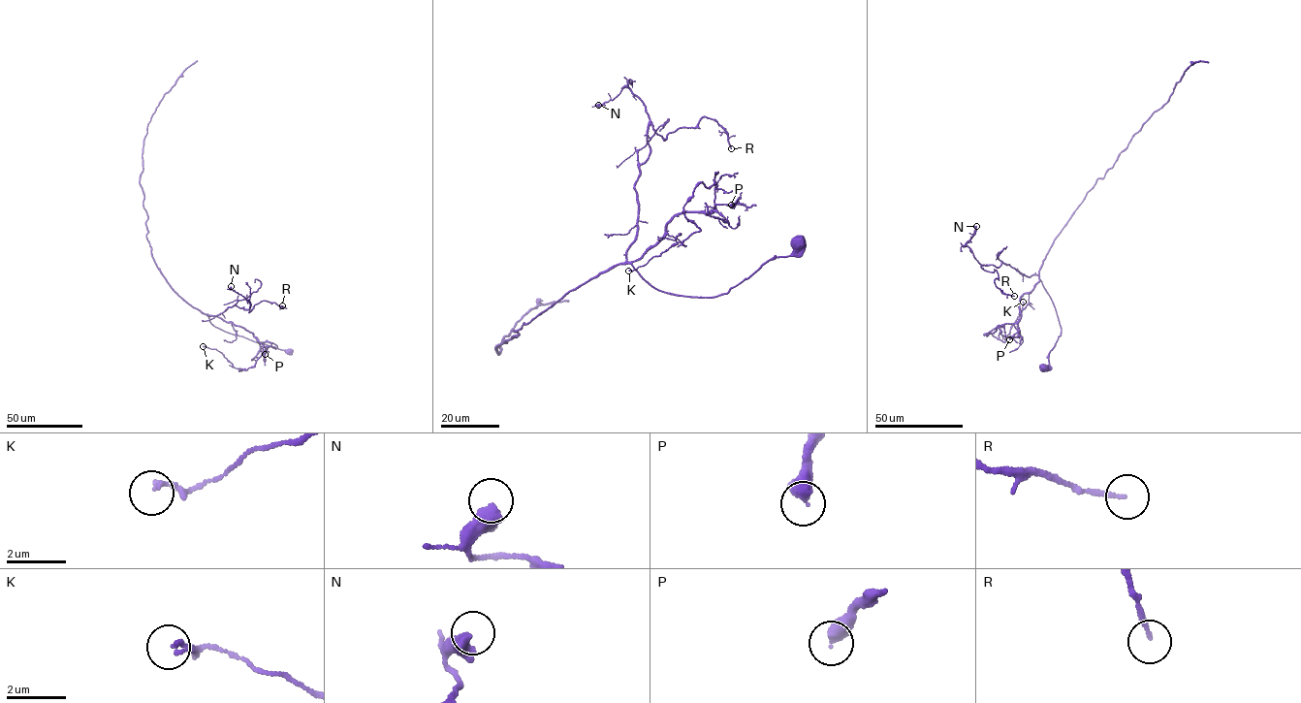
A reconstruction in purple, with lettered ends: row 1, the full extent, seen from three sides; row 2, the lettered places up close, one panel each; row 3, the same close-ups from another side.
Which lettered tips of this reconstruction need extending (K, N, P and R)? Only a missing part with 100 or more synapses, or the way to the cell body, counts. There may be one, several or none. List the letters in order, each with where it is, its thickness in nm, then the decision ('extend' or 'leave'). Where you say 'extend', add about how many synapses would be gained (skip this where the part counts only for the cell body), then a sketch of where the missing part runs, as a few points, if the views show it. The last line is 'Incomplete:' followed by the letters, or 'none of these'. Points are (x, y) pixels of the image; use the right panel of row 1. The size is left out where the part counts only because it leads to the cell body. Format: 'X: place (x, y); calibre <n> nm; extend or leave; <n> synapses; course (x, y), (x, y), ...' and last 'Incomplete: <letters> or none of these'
K: place (1023, 302); calibre 160 nm; leave
N: place (976, 226); calibre 550 nm; leave
P: place (1009, 339); calibre 500 nm; leave
R: place (1014, 296); calibre 120 nm; leave
Incomplete: none of these

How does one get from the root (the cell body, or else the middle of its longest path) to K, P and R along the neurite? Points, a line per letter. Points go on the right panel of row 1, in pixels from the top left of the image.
K: (1041, 368), (1049, 364), (1061, 330), (1039, 279), (1021, 297), (1017, 322), (984, 334), (1004, 341), (1023, 302)
P: (1041, 368), (1049, 364), (1061, 330), (1039, 279), (1021, 297), (1021, 316), (1014, 325), (1018, 330), (1009, 339)
R: (1041, 368), (1049, 364), (1061, 330), (1041, 281), (1002, 263), (981, 265), (996, 270), (996, 285), (1014, 296)

